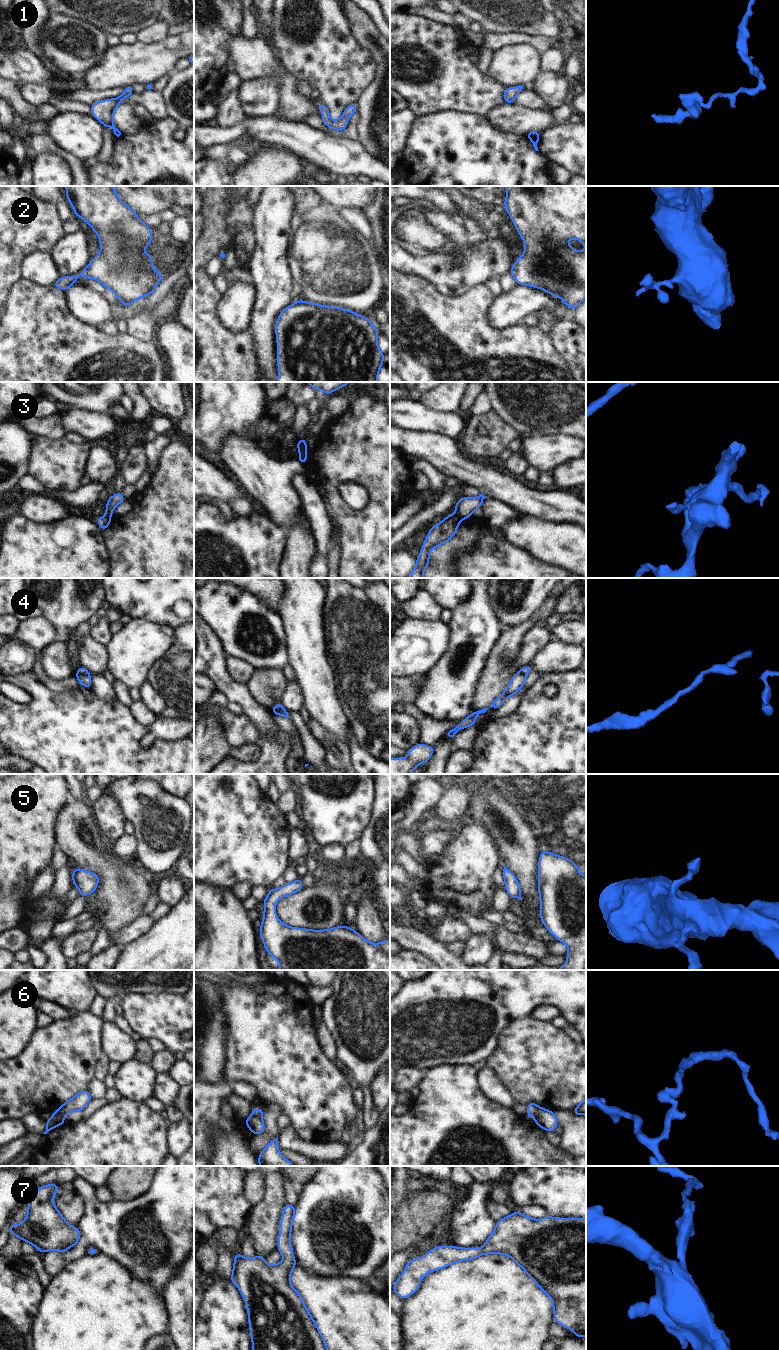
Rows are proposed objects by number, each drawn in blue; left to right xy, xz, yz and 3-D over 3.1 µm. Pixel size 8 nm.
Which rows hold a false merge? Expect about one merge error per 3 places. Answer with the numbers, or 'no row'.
3, 4, 6

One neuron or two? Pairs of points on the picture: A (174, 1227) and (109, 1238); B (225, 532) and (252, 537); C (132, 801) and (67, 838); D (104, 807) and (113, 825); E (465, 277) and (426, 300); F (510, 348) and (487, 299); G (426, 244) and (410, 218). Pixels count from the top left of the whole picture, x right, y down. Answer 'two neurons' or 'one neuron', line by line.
A: one neuron
B: one neuron
C: two neurons
D: one neuron
E: two neurons
F: one neuron
G: one neuron

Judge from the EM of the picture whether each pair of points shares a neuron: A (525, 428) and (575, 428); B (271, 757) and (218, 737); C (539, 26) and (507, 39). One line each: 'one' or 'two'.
A: one
B: two
C: two

